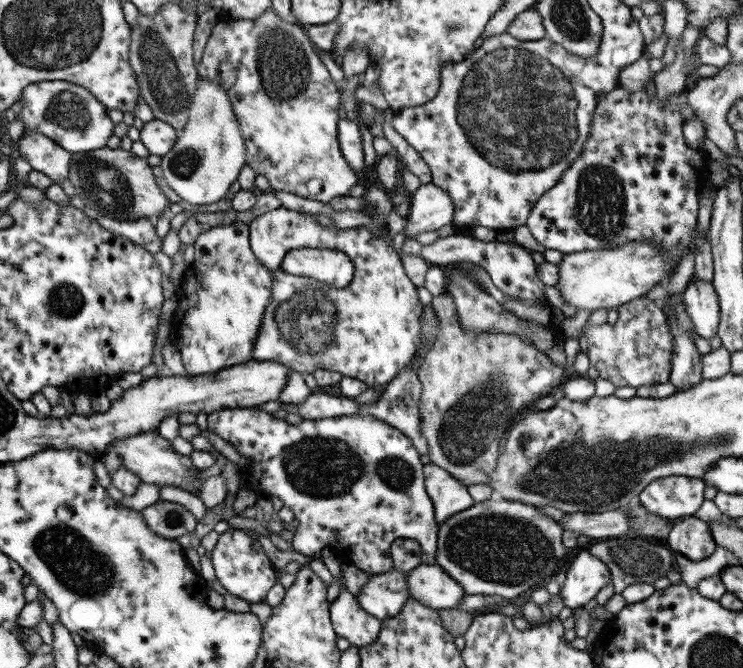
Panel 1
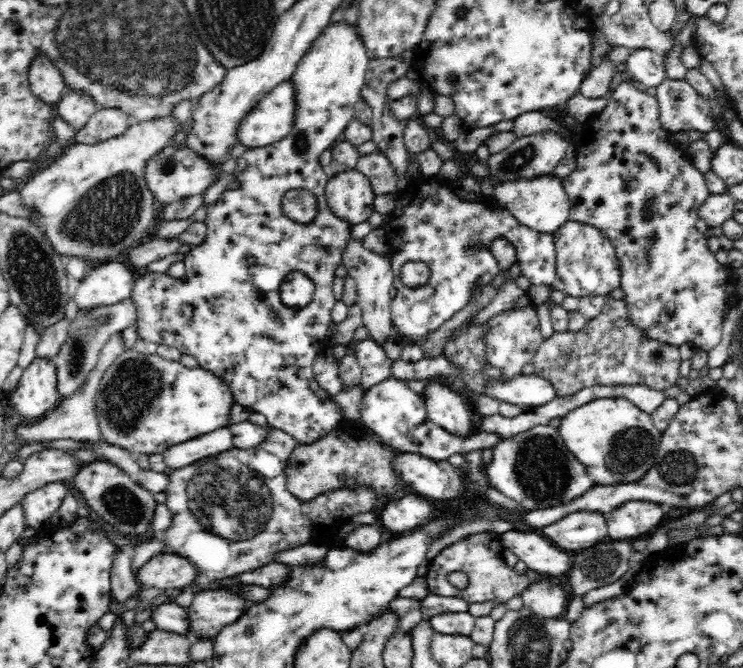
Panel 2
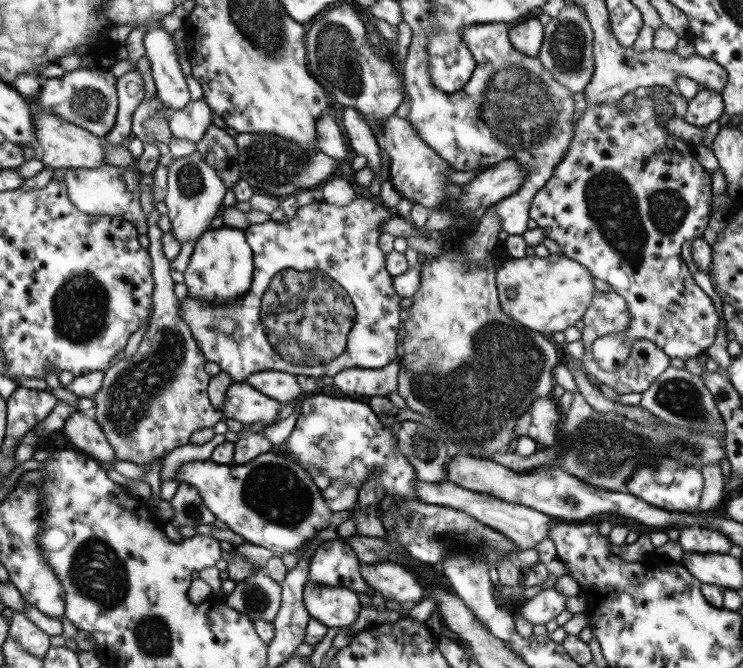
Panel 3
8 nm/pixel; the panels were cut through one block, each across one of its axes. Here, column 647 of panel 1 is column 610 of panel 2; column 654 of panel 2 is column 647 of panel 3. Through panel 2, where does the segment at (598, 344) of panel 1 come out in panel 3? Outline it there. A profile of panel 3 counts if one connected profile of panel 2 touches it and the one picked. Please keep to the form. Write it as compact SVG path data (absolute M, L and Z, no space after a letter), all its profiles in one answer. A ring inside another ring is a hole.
M610 290L607 292L596 291L593 294L591 305L586 309L583 316L584 329L581 339L584 343L584 356L582 364L586 374L597 385L607 385L620 395L630 394L630 392L644 392L670 367L671 358L655 342L640 338L632 342L629 359L618 371L604 371L598 367L598 363L593 357L591 346L593 342L608 333L625 331L630 322L630 311L623 296Z

